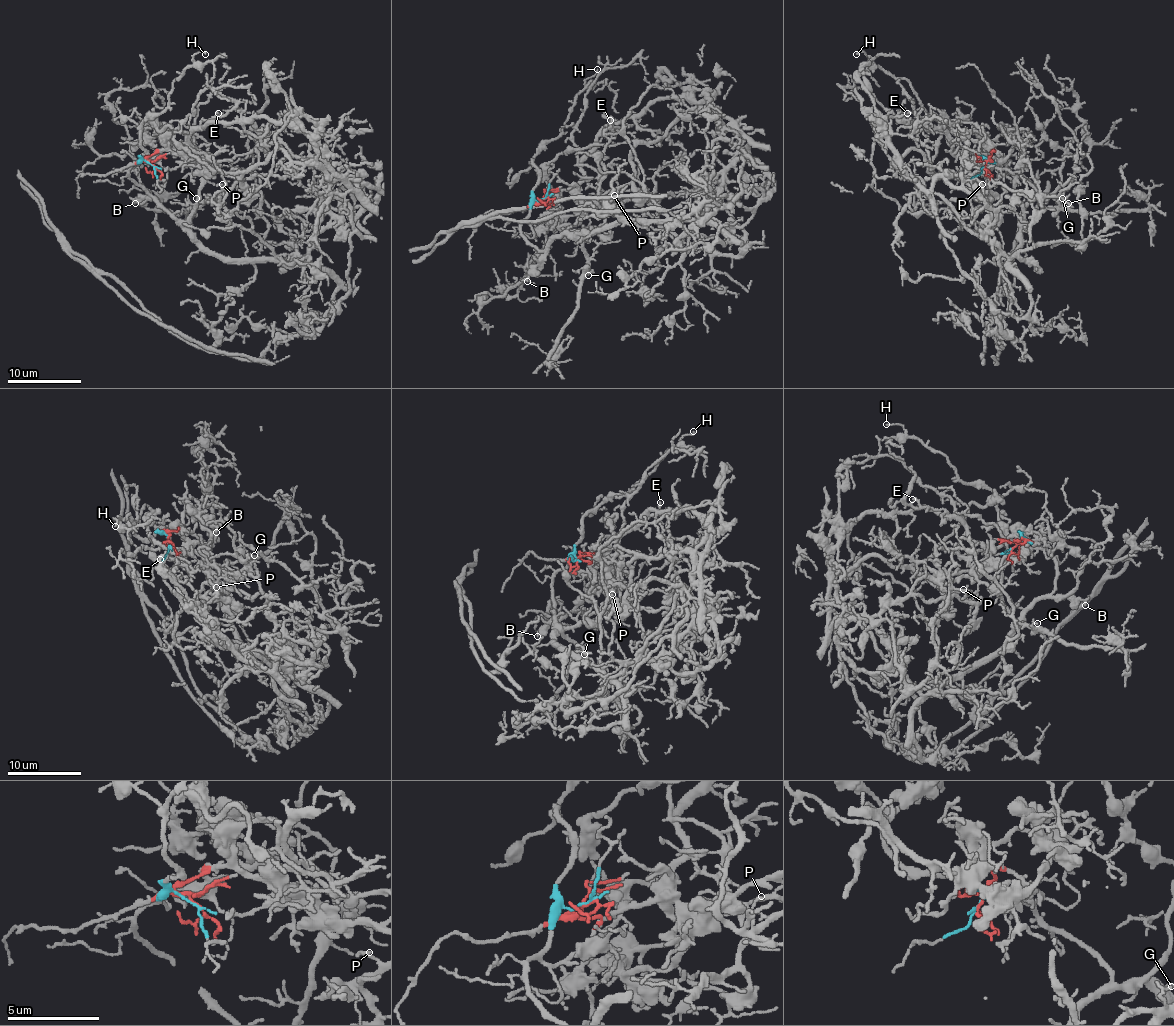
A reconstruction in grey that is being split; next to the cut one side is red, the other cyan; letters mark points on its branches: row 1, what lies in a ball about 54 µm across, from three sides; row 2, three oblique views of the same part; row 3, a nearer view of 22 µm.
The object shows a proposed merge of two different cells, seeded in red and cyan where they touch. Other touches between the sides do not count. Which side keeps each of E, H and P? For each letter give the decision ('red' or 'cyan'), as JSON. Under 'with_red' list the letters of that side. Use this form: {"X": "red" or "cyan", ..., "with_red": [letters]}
{"E": "red", "H": "cyan", "P": "red", "with_red": ["E", "P"]}

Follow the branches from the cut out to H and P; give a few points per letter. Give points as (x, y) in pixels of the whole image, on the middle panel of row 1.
H: (544, 199), (537, 200), (533, 195), (539, 171), (533, 158), (559, 134), (587, 79), (598, 69)
P: (544, 199), (622, 189), (631, 151), (686, 112), (707, 108), (747, 140), (690, 191), (614, 195)

